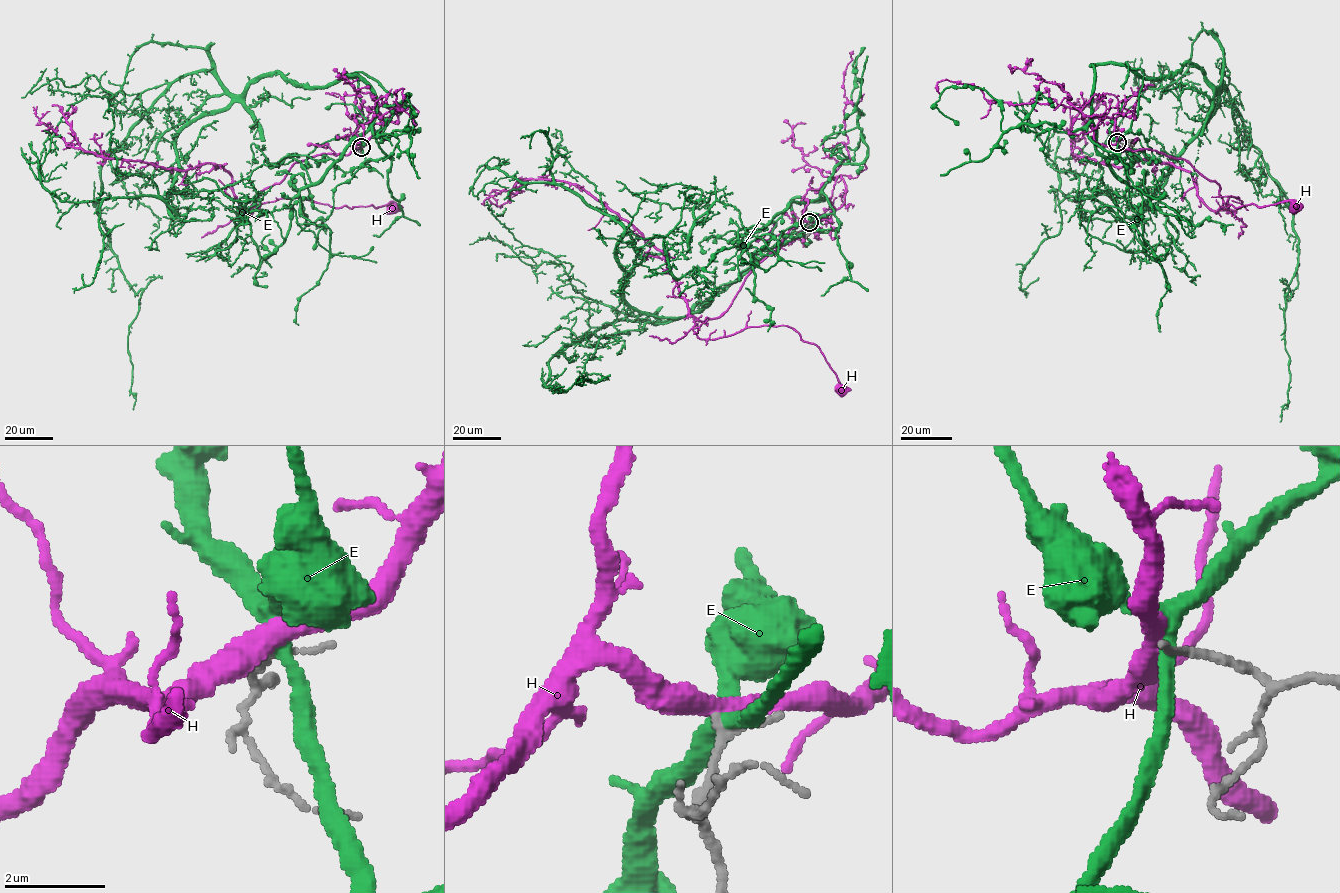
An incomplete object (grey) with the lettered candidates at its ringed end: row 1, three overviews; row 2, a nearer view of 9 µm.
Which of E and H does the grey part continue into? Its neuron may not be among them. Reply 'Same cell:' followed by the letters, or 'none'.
Same cell: none

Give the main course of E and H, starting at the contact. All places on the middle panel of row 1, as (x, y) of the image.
E: (809, 223), (822, 198), (748, 246), (683, 187), (669, 271), (708, 288), (679, 296)
H: (808, 222), (752, 270), (726, 310), (694, 318), (693, 330), (715, 339), (788, 326), (819, 349), (840, 388)

